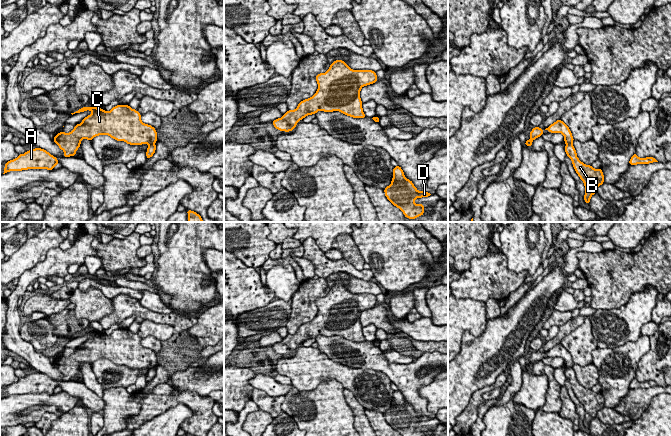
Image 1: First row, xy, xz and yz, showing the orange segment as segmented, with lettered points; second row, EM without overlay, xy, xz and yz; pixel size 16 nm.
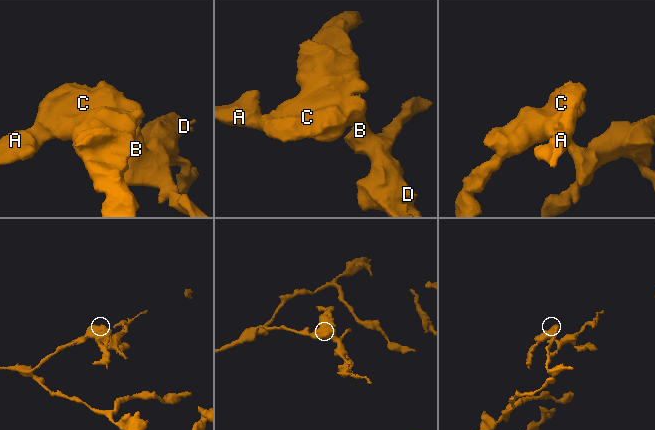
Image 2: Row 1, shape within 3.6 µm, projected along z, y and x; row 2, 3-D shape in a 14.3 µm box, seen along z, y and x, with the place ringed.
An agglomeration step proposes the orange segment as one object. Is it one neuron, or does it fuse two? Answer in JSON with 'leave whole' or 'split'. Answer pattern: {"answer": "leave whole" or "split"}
{"answer": "split"}

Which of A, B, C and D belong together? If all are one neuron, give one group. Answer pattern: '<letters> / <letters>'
A C / B D

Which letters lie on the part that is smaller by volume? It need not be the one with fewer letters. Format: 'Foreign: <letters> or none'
Foreign: B, D

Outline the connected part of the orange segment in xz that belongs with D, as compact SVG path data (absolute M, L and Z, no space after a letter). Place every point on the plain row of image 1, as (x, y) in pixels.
M393 392L391 408L384 413L386 422L402 436L424 436L424 428L416 428L417 422L429 421L431 418L418 415L413 406L407 403L402 392Z

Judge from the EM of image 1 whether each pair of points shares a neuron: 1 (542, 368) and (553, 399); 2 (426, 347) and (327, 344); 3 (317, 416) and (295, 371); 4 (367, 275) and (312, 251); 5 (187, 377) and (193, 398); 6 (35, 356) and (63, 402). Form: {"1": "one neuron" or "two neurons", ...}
{"1": "one neuron", "2": "two neurons", "3": "two neurons", "4": "one neuron", "5": "two neurons", "6": "two neurons"}

